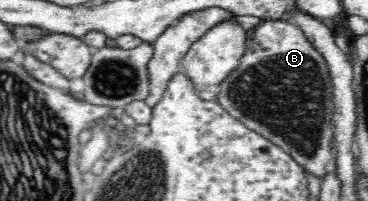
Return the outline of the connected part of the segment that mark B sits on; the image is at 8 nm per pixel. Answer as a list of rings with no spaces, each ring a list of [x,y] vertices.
[[[289,18],[264,19],[250,32],[248,46],[240,58],[239,65],[219,85],[218,103],[232,116],[245,122],[250,129],[278,145],[289,153],[302,170],[321,180],[329,163],[332,146],[334,86],[326,58],[314,47],[313,42],[306,38],[305,31]]]

